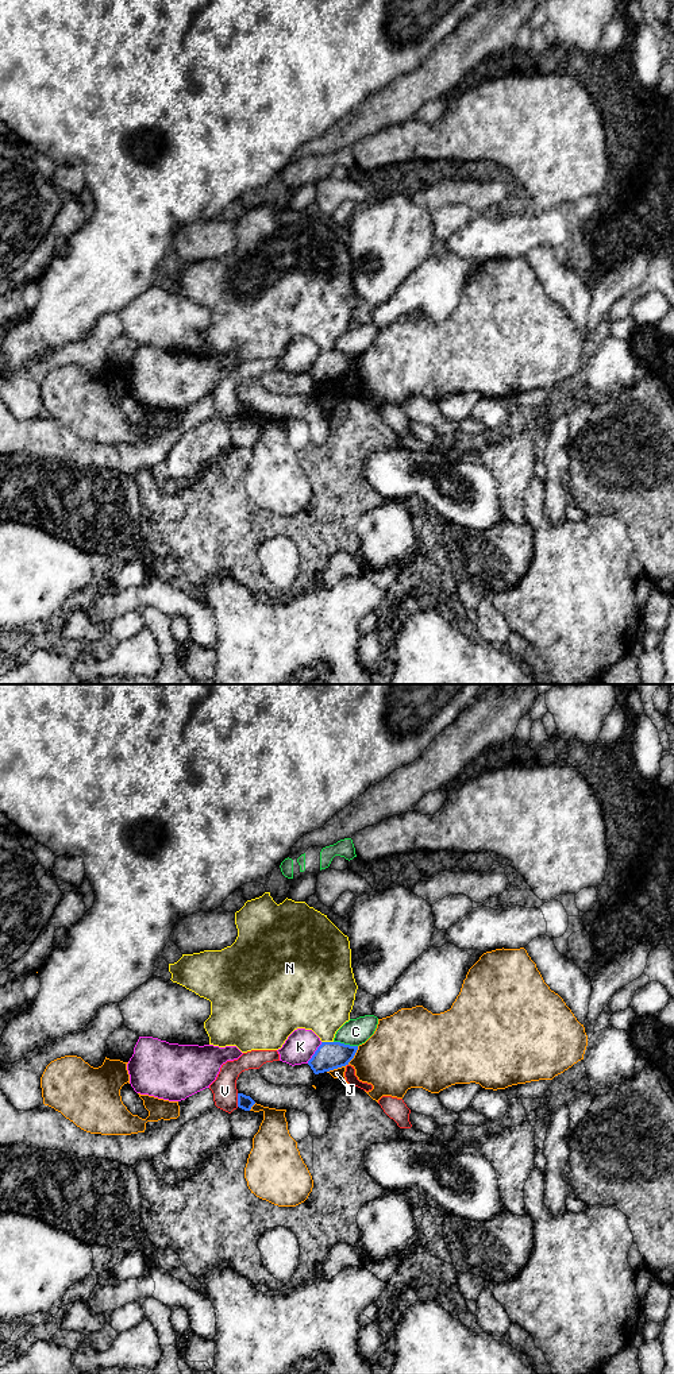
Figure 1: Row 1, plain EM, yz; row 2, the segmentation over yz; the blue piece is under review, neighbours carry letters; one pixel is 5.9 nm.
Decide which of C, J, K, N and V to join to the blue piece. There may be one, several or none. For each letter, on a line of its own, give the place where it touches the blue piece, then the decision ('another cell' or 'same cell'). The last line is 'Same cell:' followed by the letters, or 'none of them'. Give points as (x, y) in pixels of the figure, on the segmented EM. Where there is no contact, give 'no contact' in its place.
C: yz (346, 1045) | another cell
J: yz (345, 1065) | another cell
K: yz (315, 1053) | another cell
N: yz (327, 1042) | another cell
V: yz (238, 1100) | another cell
Same cell: none of them

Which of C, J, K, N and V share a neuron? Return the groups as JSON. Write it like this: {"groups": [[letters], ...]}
{"groups": [["C"], ["J"], ["K"], ["N"], ["V"]]}

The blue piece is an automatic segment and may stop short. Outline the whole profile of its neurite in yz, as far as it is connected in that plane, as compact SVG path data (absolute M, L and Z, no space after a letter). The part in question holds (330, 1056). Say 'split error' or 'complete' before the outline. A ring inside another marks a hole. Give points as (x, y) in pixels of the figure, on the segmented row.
complete; M321 1042L308 1065L315 1074L330 1072L348 1065L354 1058L358 1046L350 1046L340 1042Z

